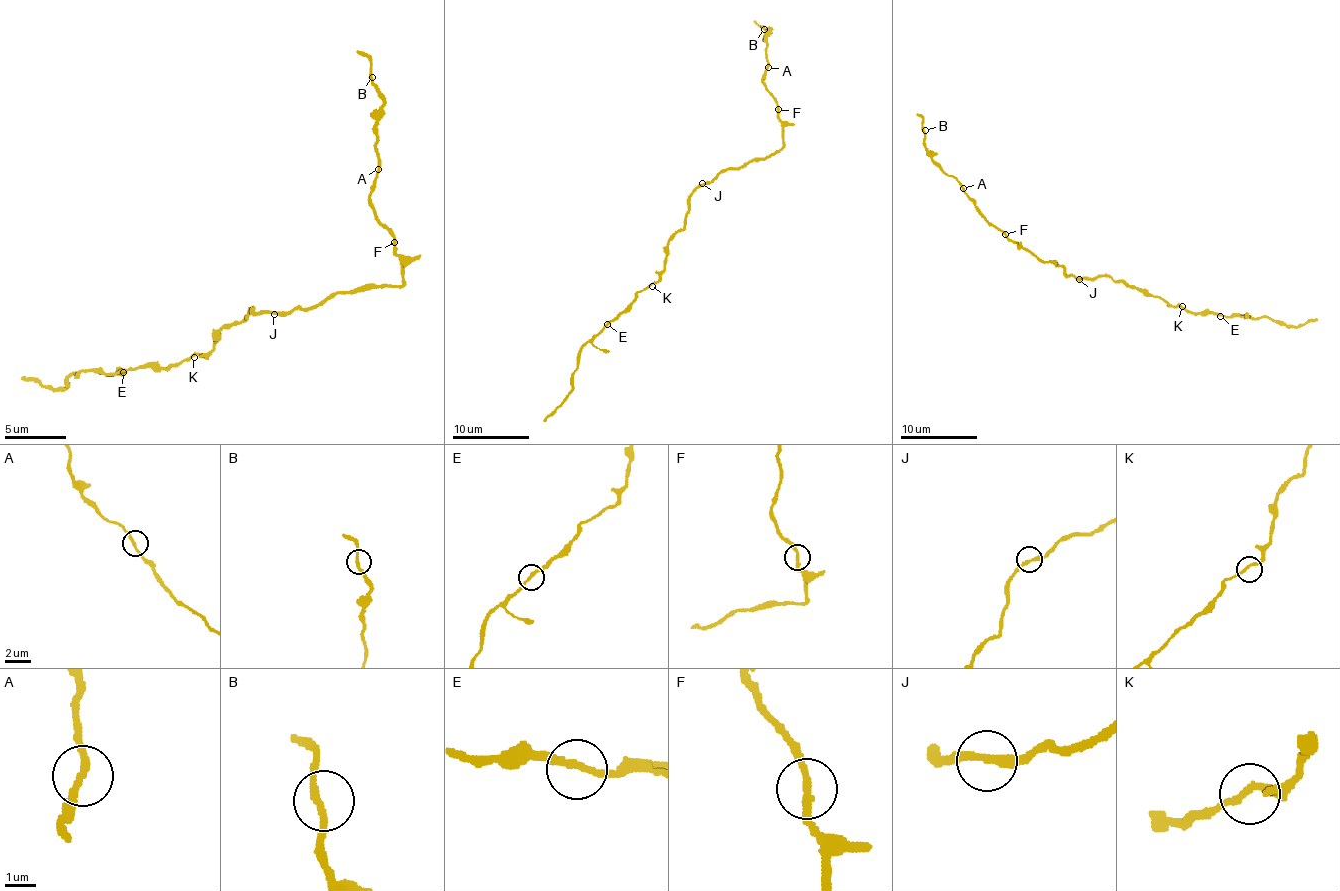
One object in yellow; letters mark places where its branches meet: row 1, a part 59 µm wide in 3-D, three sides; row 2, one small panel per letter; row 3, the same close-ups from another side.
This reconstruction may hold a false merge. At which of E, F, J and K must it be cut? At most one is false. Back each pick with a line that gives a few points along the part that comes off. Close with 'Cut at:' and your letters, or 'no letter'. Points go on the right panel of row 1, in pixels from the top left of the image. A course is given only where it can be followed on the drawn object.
F: course (1006, 235), (994, 227), (963, 188), (932, 159), (917, 113)
Cut at: F

